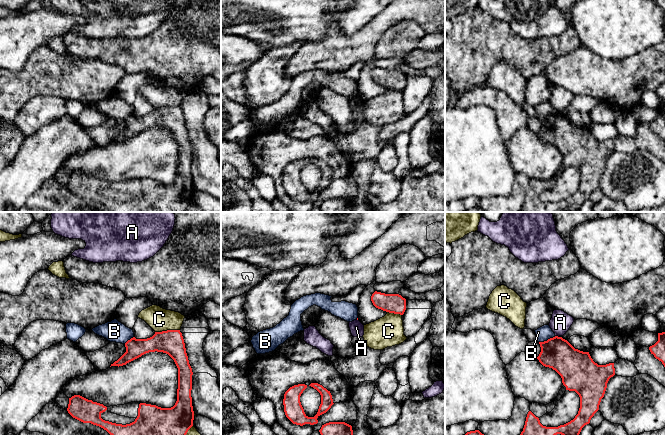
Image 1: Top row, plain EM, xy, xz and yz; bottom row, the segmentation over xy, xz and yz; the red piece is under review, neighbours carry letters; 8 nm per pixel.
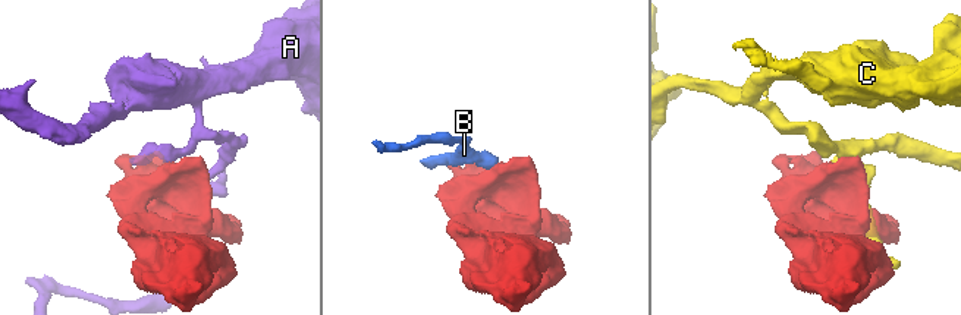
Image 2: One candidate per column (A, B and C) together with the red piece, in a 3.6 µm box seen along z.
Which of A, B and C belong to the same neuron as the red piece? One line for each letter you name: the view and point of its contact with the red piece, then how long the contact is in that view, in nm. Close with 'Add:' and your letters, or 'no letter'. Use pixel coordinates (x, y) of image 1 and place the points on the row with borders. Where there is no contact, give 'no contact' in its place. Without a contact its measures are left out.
Add: no letter

